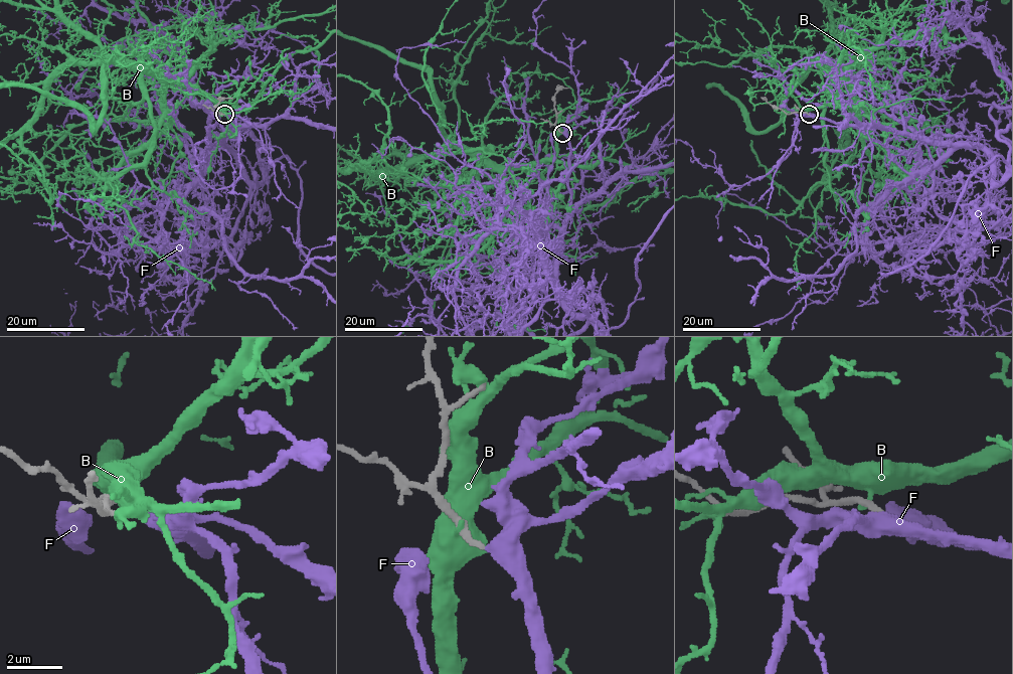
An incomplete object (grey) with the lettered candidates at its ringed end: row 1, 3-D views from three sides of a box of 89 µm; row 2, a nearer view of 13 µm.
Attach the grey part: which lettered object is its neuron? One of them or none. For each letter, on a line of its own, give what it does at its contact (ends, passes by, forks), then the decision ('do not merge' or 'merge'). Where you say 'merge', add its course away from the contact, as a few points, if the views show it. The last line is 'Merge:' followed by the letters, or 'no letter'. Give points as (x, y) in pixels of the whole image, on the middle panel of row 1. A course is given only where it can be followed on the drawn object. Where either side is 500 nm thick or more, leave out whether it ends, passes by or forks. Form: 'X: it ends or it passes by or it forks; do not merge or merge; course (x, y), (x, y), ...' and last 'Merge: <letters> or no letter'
B: it ends; do not merge
F: merge
Merge: F

